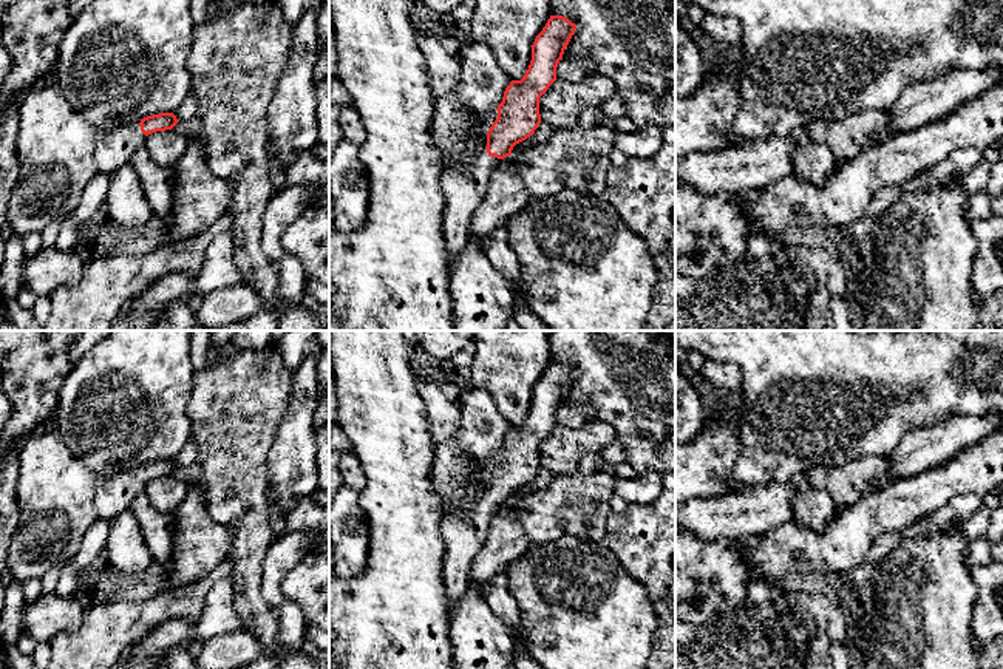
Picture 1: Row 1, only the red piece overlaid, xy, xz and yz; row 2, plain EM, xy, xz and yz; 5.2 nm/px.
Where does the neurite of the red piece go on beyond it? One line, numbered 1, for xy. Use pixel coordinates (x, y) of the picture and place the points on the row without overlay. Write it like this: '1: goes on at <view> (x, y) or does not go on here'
1: goes on at xy (115, 493)

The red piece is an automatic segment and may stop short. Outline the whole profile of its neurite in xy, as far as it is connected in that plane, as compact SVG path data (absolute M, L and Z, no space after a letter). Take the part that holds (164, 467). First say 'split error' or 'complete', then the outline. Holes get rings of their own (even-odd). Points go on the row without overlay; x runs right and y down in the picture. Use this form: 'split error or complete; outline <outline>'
split error; outline M159 459L141 465L141 476L128 471L114 473L99 479L94 507L99 518L113 521L130 510L131 502L145 490L148 481L172 476L179 467L173 459Z

